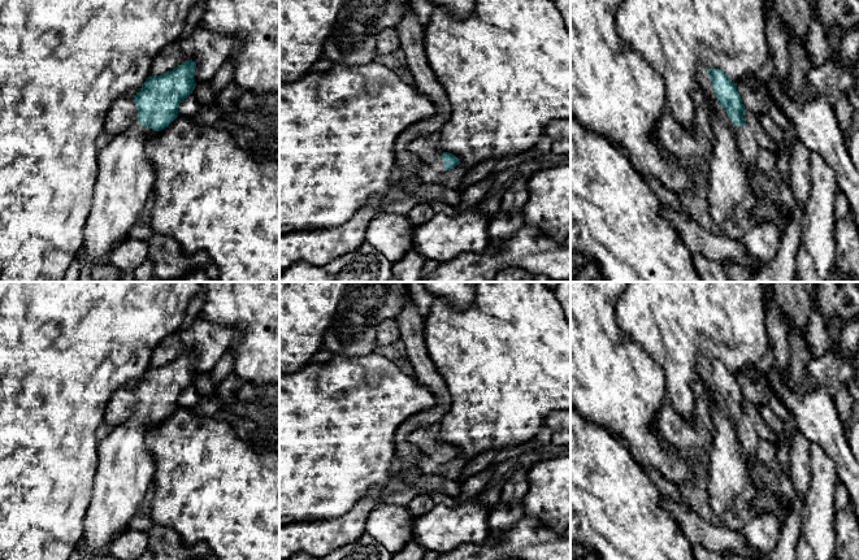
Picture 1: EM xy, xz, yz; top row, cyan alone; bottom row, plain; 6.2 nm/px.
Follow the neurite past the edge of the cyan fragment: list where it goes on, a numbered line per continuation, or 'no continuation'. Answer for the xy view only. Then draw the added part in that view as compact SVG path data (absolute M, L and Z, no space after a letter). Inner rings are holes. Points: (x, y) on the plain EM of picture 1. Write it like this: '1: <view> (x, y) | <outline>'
1: xy (126, 469) | M138 409L123 422L112 426L110 433L97 443L99 464L94 482L94 495L90 502L83 526L83 535L78 543L78 551L87 552L91 559L100 554L109 555L109 547L116 538L130 529L130 522L139 511L146 492L153 483L155 460L147 448L148 438L155 433L156 422L142 417Z

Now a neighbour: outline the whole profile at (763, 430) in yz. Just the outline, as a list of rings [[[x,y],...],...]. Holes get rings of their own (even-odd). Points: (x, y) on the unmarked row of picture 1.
[[[746,401],[745,403],[745,413],[746,413],[746,417],[750,418],[759,439],[765,439],[773,444],[777,444],[778,437],[767,425],[767,422],[762,417],[762,414],[755,404]]]

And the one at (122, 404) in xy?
[[[126,387],[117,390],[105,409],[104,422],[110,426],[126,421],[138,409],[138,400],[133,392]]]

